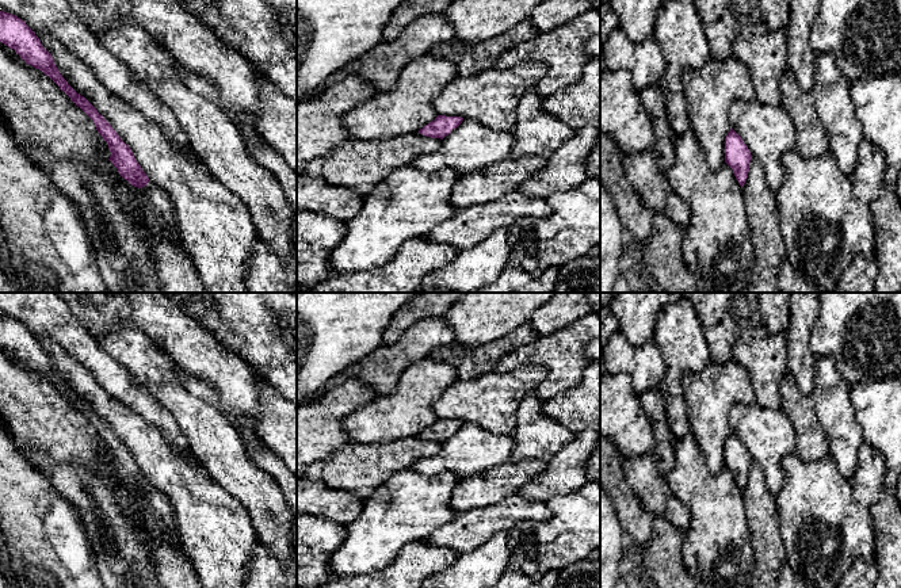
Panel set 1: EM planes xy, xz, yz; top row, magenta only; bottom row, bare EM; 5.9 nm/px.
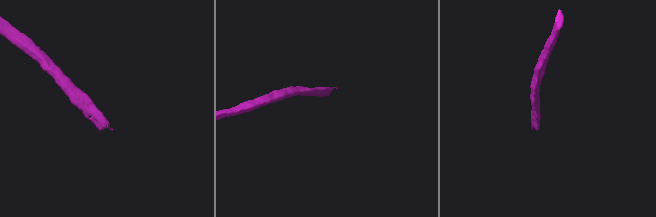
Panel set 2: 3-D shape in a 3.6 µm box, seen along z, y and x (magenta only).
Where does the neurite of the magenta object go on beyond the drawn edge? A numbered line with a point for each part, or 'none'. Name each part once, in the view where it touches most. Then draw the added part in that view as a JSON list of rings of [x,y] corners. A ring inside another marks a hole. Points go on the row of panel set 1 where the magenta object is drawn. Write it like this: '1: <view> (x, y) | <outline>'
1: xy (155, 203) | [[[152,182],[133,191],[152,233],[161,237],[168,232],[175,243],[182,244],[182,237],[176,226],[175,209],[169,195]]]

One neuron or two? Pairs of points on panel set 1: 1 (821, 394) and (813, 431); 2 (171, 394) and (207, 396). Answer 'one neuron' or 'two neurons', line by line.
1: two neurons
2: two neurons

